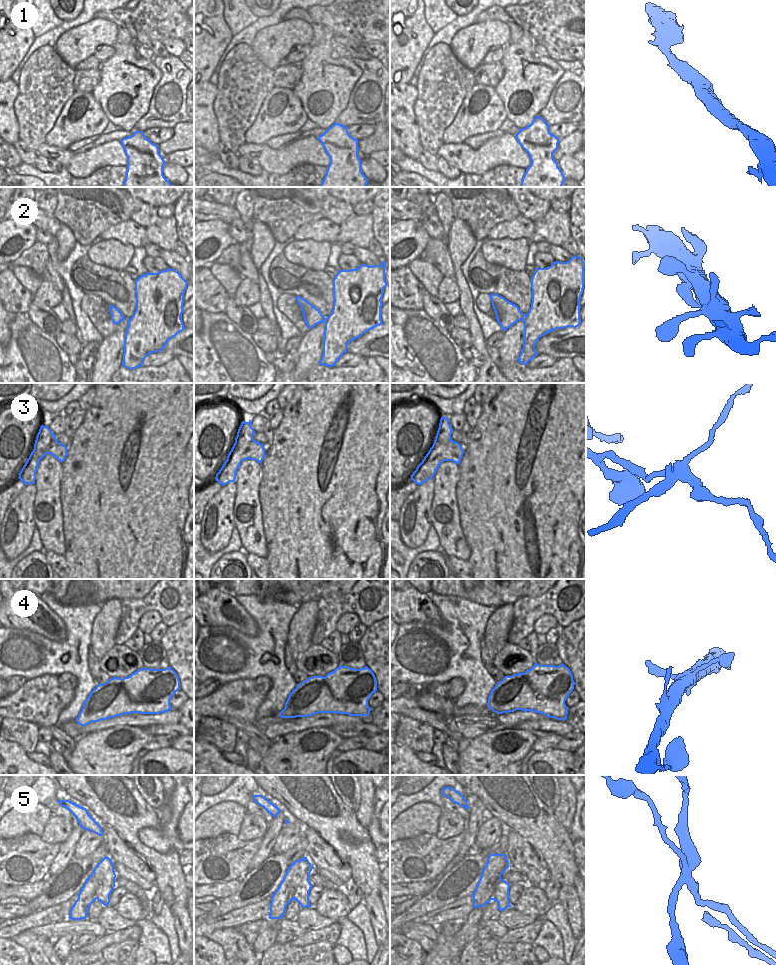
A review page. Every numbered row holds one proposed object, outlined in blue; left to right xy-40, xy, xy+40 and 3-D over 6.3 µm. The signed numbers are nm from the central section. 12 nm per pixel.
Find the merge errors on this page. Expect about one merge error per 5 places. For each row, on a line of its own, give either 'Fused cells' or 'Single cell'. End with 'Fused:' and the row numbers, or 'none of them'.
1: Single cell
2: Single cell
3: Fused cells
4: Single cell
5: Fused cells
Fused: 3, 5

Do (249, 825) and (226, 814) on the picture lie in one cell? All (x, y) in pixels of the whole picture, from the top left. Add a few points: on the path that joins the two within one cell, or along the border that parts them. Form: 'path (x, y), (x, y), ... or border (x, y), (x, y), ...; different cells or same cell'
border (247, 812), (241, 824), (241, 829), (236, 835); different cells

